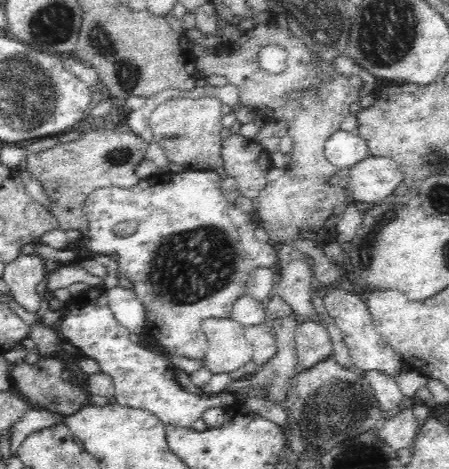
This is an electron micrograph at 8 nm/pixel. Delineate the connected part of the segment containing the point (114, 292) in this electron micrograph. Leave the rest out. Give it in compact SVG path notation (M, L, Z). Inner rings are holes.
M116 286L116 288L106 290L106 296L108 296L108 308L120 326L134 332L136 336L146 334L146 330L144 330L146 310L144 310L142 302L138 300L138 296L134 294L134 290Z

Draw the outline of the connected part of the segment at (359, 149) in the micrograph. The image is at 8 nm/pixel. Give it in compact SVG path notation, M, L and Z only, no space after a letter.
M338 130L326 142L326 158L338 170L342 170L342 168L350 168L352 170L356 164L360 164L368 156L370 156L368 140L364 140L356 132Z

